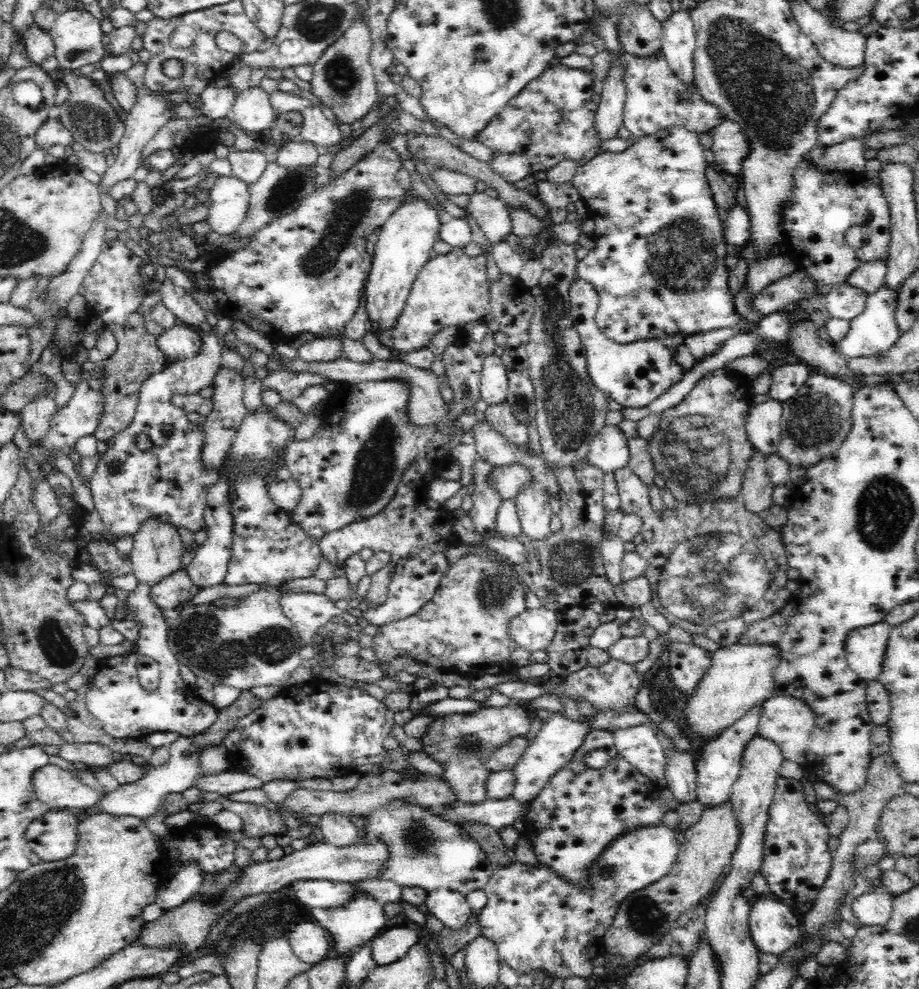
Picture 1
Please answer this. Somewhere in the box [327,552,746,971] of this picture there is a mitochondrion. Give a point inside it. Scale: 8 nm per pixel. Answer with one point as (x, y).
(645, 914)

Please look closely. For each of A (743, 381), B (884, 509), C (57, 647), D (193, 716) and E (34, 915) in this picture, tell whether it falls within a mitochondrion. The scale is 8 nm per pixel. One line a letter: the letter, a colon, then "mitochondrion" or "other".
A: other
B: mitochondrion
C: mitochondrion
D: other
E: mitochondrion

